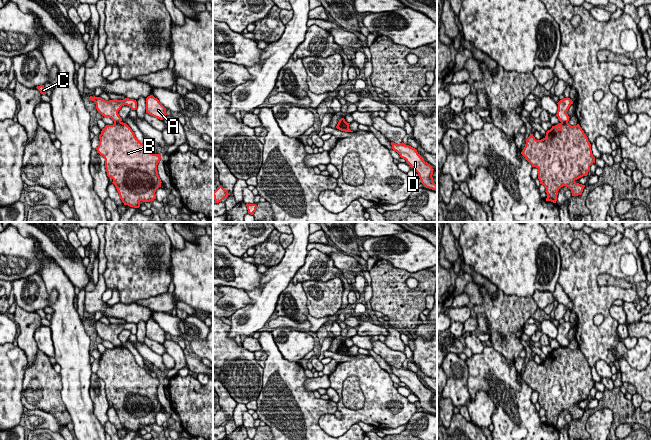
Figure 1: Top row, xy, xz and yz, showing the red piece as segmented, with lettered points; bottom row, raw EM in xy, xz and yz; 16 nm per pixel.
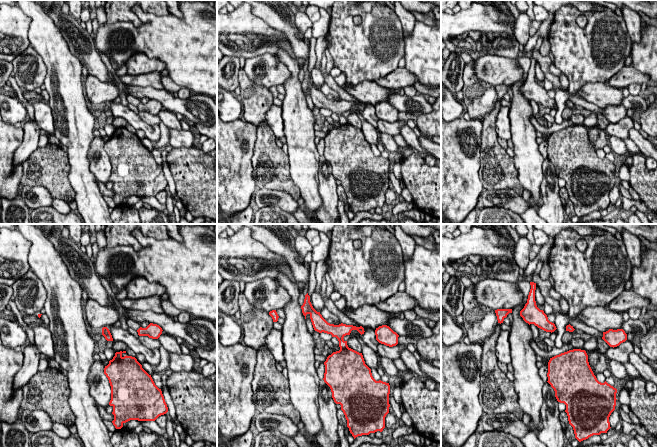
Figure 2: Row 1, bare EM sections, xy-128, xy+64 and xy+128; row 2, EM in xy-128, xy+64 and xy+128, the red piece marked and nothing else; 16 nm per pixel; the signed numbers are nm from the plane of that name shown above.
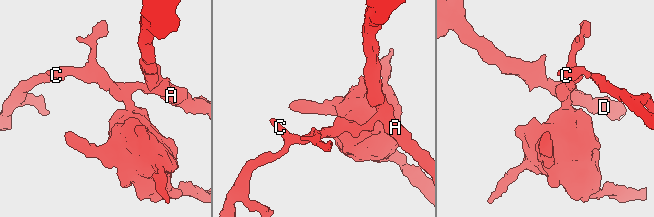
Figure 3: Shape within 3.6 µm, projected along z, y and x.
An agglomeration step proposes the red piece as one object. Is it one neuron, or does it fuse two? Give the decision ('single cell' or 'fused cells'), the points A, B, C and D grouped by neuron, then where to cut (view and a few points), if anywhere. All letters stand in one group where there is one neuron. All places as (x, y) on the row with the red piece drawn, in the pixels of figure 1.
fused cells; groups A C D / B; cut xy (120, 121), (114, 123)

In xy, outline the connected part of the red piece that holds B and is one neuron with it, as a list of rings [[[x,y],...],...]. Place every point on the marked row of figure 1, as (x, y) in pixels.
[[[123,122],[106,125],[99,135],[97,152],[105,159],[107,176],[113,179],[124,205],[139,208],[140,202],[156,199],[156,190],[161,187],[157,165],[161,155],[151,153],[136,137],[132,129]]]

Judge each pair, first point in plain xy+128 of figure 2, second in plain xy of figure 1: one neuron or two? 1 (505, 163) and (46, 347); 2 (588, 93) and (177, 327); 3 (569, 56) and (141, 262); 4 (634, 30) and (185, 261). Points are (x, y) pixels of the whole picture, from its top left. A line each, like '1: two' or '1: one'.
1: two
2: two
3: one
4: two

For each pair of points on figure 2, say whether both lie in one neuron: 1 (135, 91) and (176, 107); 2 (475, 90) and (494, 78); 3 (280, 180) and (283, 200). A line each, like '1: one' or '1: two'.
1: one
2: two
3: two

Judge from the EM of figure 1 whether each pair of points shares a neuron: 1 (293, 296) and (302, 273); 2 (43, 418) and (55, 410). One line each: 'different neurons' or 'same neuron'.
1: different neurons
2: different neurons

